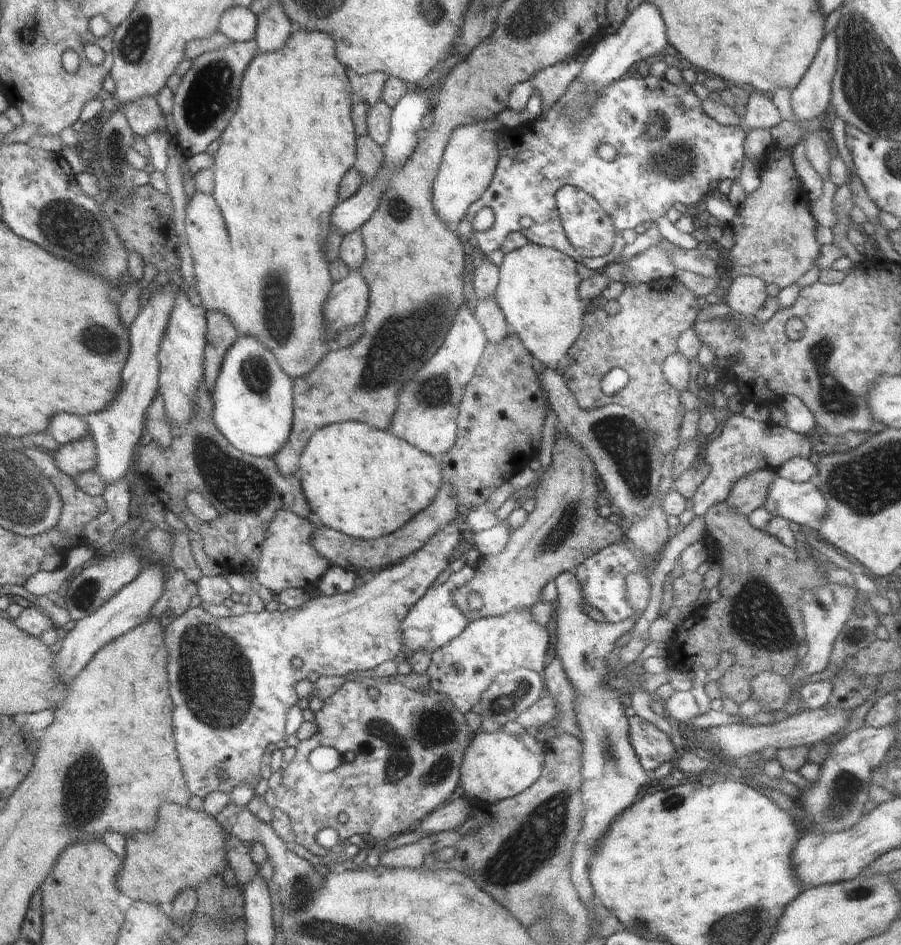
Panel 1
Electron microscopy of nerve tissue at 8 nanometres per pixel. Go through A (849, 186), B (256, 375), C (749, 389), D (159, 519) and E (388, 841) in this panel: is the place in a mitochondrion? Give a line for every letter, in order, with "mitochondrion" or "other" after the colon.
A: other
B: mitochondrion
C: other
D: other
E: other

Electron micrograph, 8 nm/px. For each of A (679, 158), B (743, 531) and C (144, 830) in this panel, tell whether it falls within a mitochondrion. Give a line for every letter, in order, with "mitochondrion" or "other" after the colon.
A: mitochondrion
B: other
C: other

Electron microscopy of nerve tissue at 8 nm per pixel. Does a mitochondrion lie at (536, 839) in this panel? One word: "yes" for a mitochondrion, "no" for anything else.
yes

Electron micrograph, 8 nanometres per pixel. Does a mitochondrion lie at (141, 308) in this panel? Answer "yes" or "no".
no

